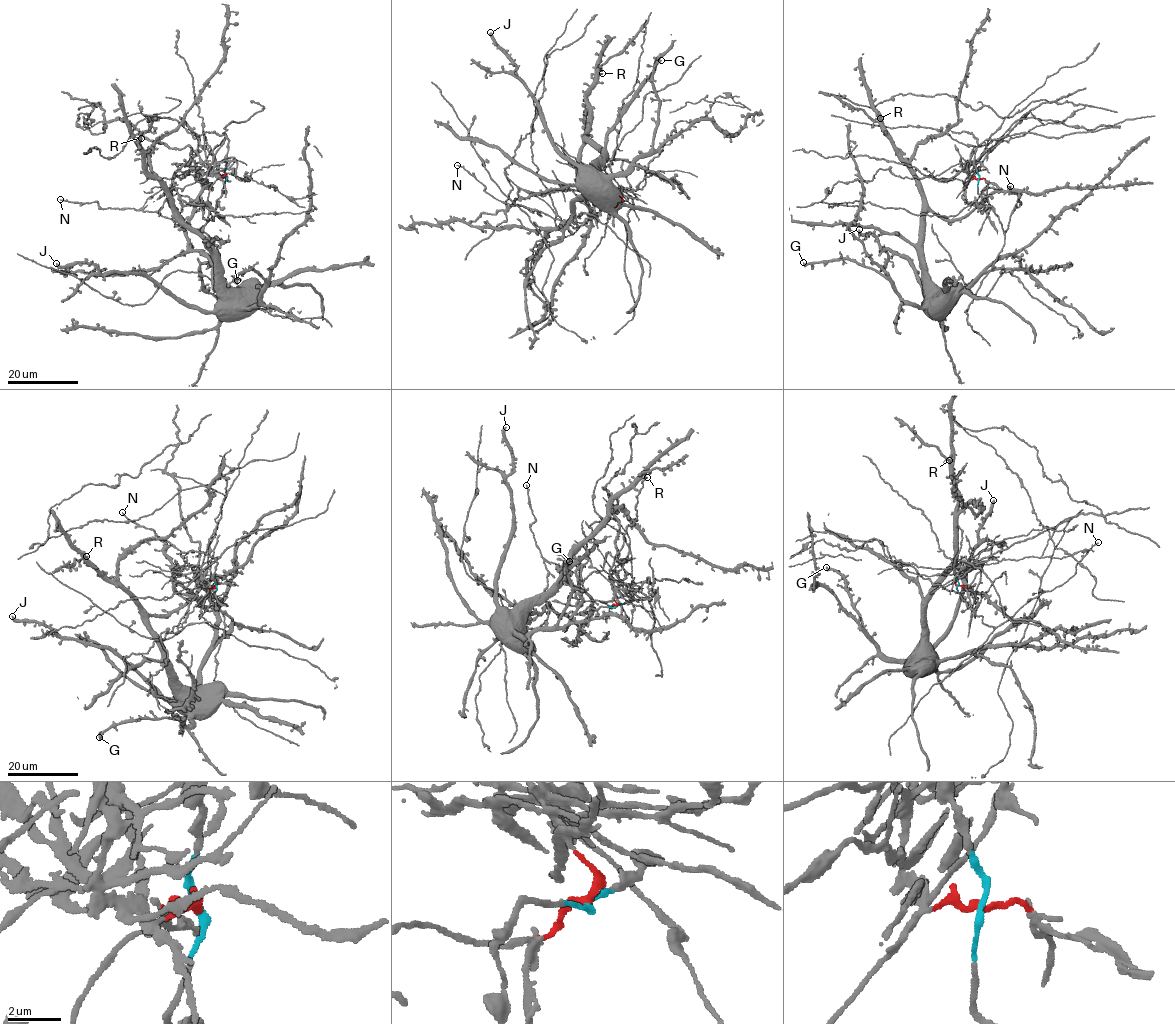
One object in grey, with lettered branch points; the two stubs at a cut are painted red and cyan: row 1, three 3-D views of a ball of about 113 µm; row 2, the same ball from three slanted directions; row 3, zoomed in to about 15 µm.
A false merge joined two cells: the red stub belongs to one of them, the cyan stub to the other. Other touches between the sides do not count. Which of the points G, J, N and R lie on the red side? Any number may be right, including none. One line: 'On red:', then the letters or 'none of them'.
On red: none of them

